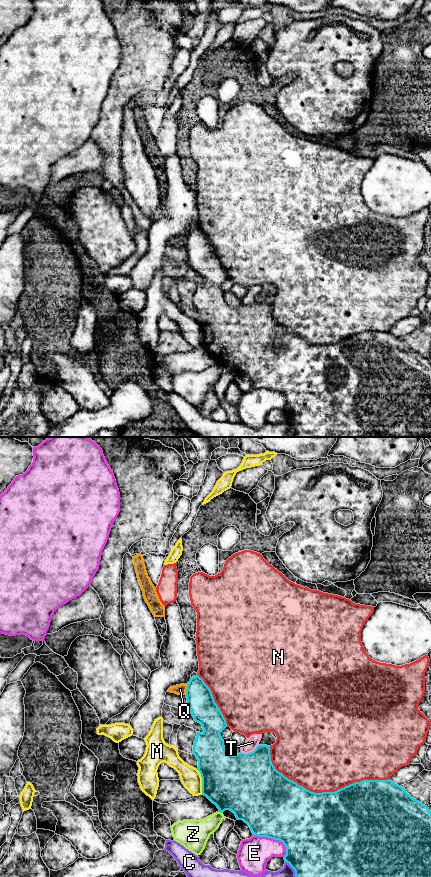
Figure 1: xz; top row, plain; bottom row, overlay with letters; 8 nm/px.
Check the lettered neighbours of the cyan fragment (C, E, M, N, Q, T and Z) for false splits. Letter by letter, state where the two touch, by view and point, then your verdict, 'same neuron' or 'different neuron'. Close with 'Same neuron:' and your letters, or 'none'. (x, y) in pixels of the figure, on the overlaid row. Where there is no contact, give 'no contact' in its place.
C: xz (293, 868) | different neuron
E: xz (273, 838) | different neuron
M: xz (202, 782) | different neuron
N: xz (322, 792) | different neuron
Q: xz (187, 688) | different neuron
T: xz (249, 753) | different neuron
Z: xz (221, 812) | different neuron
Same neuron: none

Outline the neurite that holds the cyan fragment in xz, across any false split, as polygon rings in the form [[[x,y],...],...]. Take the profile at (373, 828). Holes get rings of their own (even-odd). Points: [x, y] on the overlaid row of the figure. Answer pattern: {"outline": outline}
{"outline": [[[198,675],[190,679],[187,685],[186,698],[187,707],[194,720],[200,723],[204,730],[202,733],[197,732],[193,745],[193,754],[198,760],[197,770],[202,777],[202,795],[206,796],[215,804],[221,813],[225,810],[232,811],[237,820],[243,820],[249,825],[253,835],[281,841],[286,847],[284,860],[294,869],[295,877],[431,877],[431,811],[427,806],[411,797],[401,786],[395,784],[390,779],[362,780],[345,786],[335,792],[311,792],[293,780],[288,779],[275,769],[271,761],[270,746],[258,745],[253,752],[248,754],[239,753],[232,755],[227,752],[224,746],[224,740],[220,735],[227,727],[226,719],[215,703],[210,688]]]}

